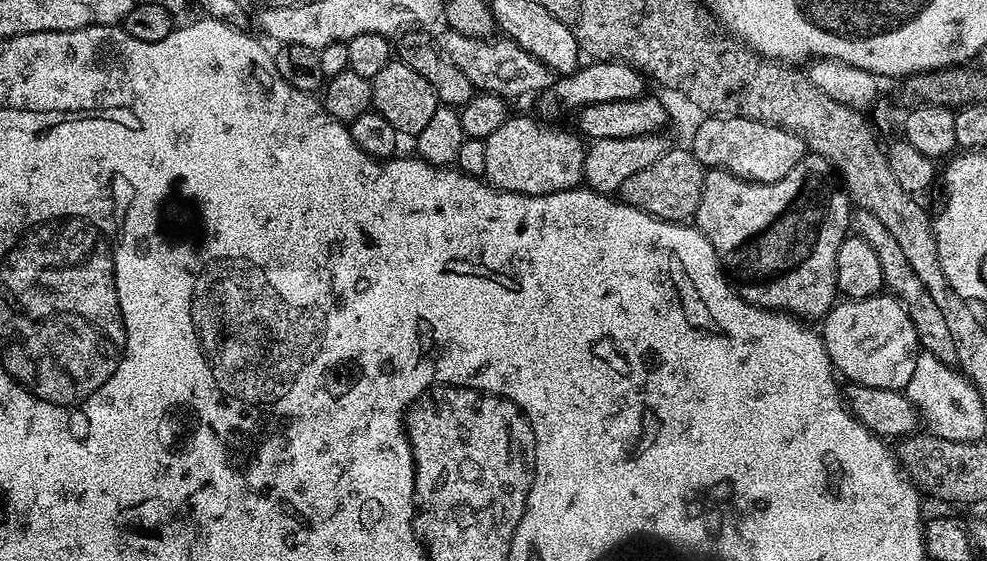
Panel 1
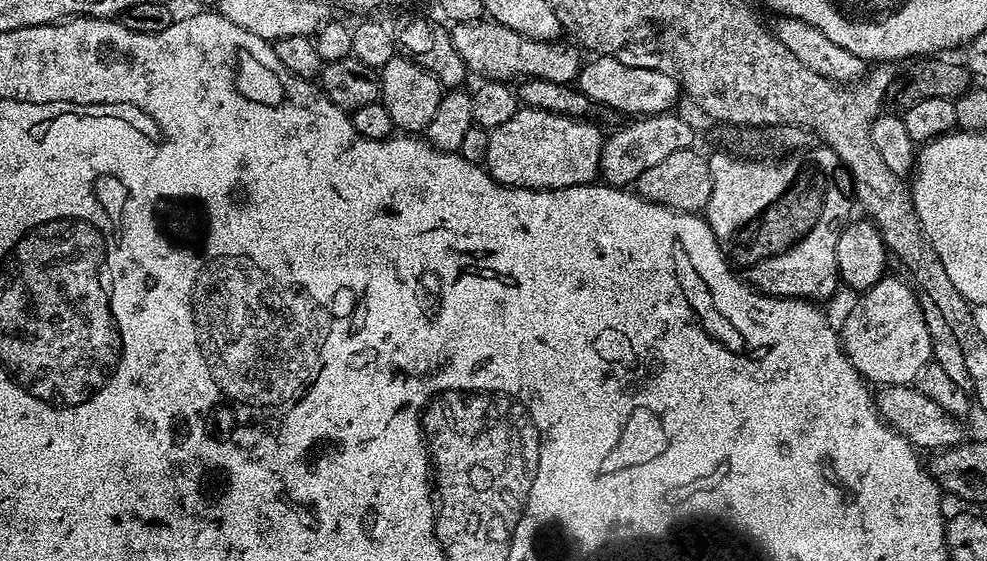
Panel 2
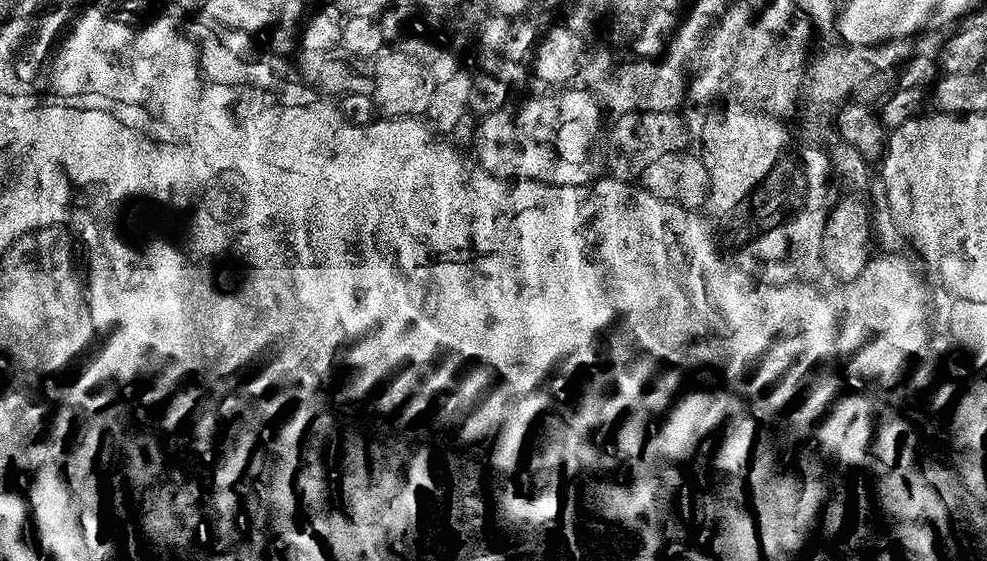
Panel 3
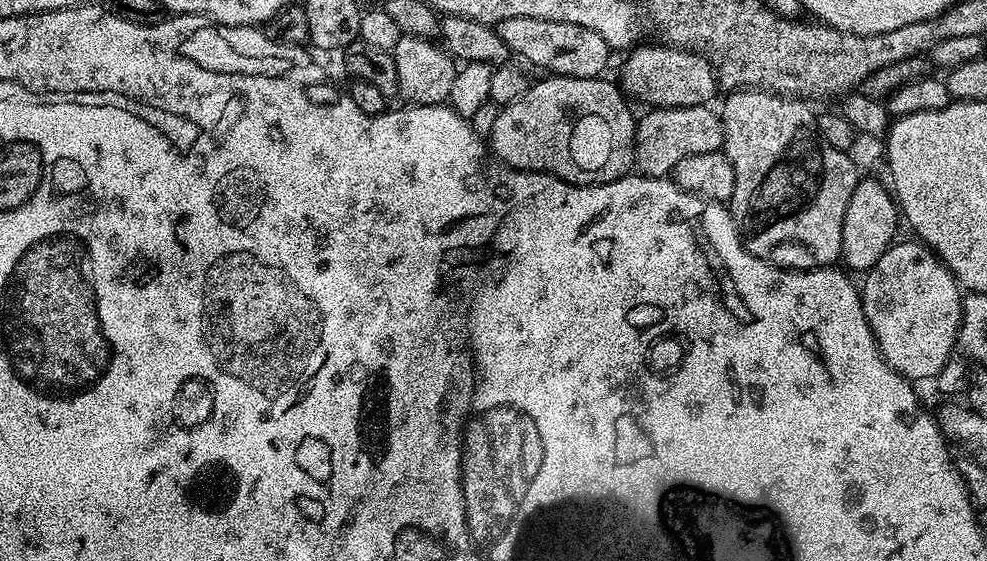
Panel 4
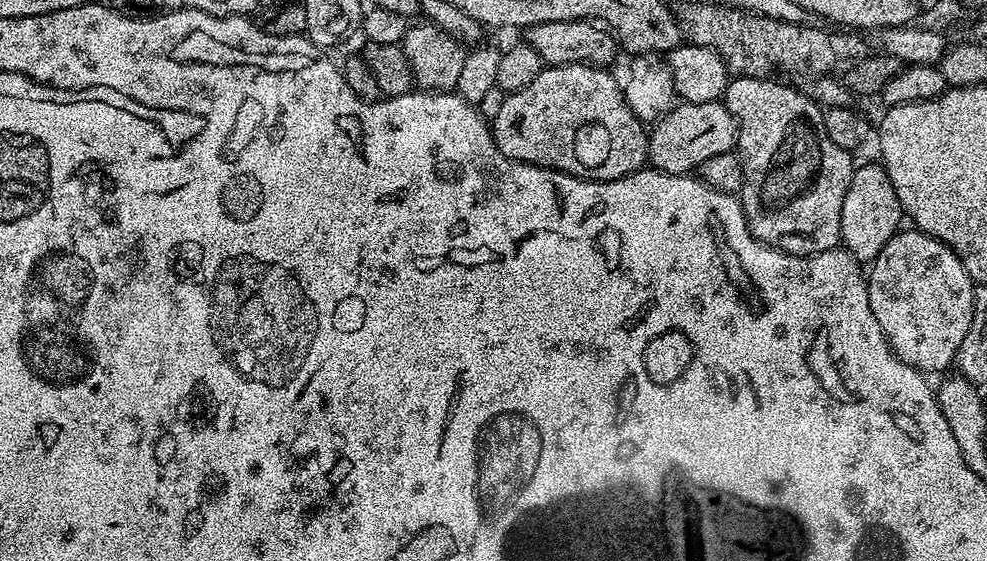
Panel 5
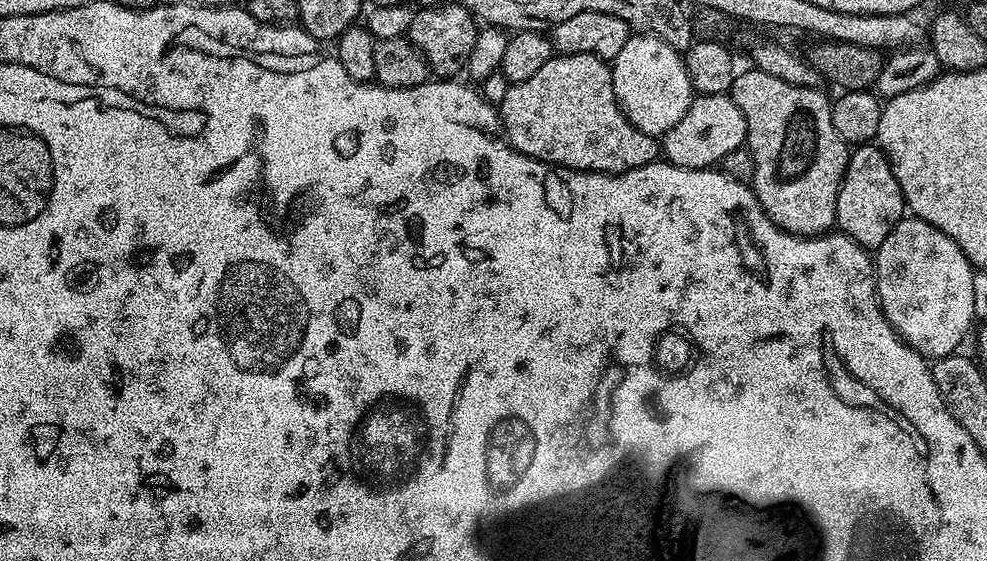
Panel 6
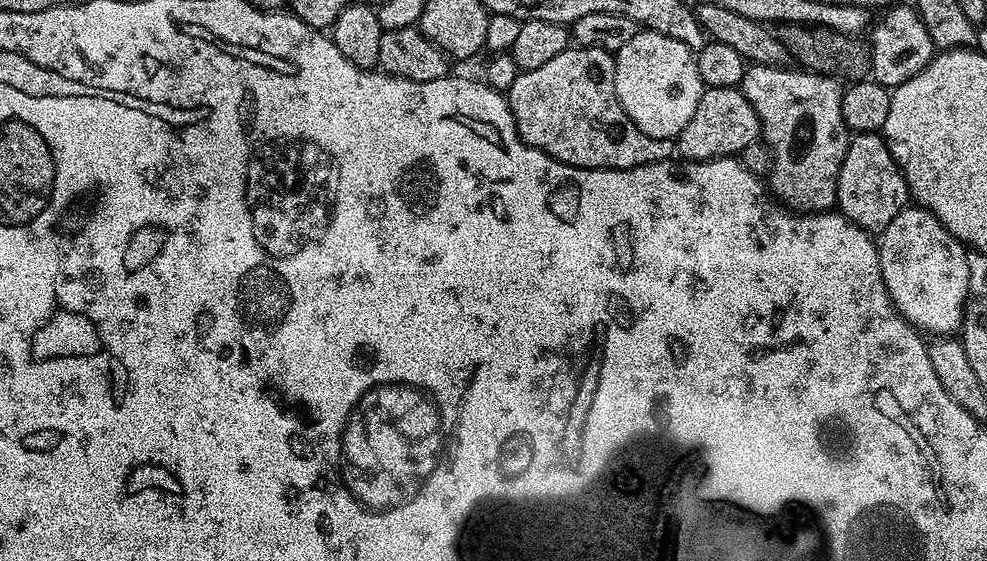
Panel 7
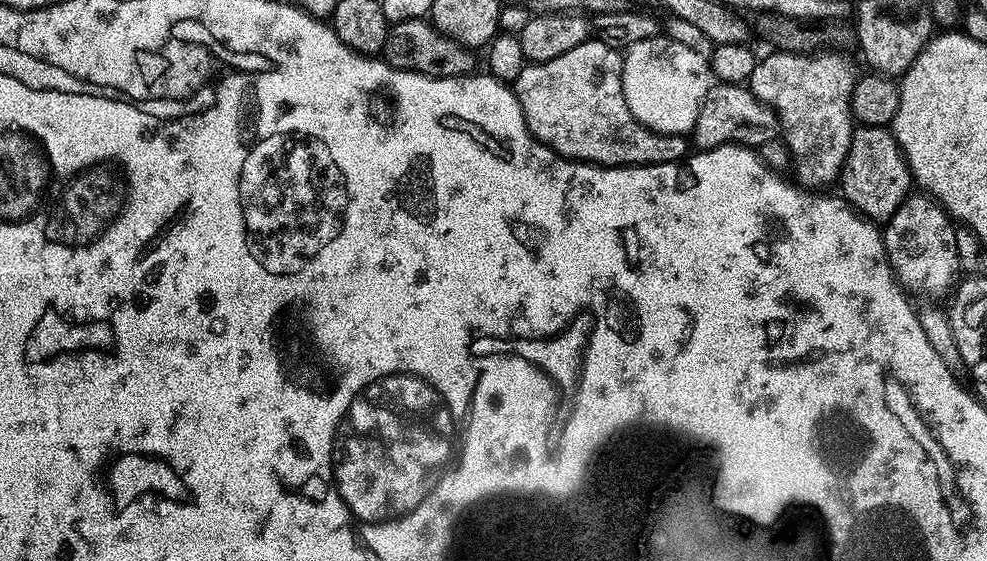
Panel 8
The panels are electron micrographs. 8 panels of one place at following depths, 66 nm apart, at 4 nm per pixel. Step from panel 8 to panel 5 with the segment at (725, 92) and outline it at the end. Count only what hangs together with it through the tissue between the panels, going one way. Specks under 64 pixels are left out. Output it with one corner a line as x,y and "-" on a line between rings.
720,100
690,104
680,102
651,125
648,138
648,159
651,167
671,176
683,176
701,169
710,158
736,148
738,121

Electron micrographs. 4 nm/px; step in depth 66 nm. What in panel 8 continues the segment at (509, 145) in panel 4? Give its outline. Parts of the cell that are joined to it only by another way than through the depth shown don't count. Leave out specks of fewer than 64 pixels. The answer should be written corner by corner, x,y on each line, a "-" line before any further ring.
595,38
582,41
578,46
574,46
574,50
558,54
558,58
550,58
550,62
525,63
515,80
514,91
532,137
567,160
579,160
585,164
599,164
609,168
622,168
633,164
674,164
685,159
689,155
690,144
683,135
656,133
635,120
626,104
626,98
623,97
620,77
622,70
623,55

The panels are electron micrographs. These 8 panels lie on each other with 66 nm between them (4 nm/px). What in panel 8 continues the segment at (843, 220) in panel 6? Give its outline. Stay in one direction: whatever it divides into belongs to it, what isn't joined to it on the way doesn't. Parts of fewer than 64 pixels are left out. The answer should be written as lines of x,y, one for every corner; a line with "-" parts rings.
869,124
853,127
850,150
838,181
843,199
869,221
887,222
909,196
913,184
904,154
887,127
875,128

